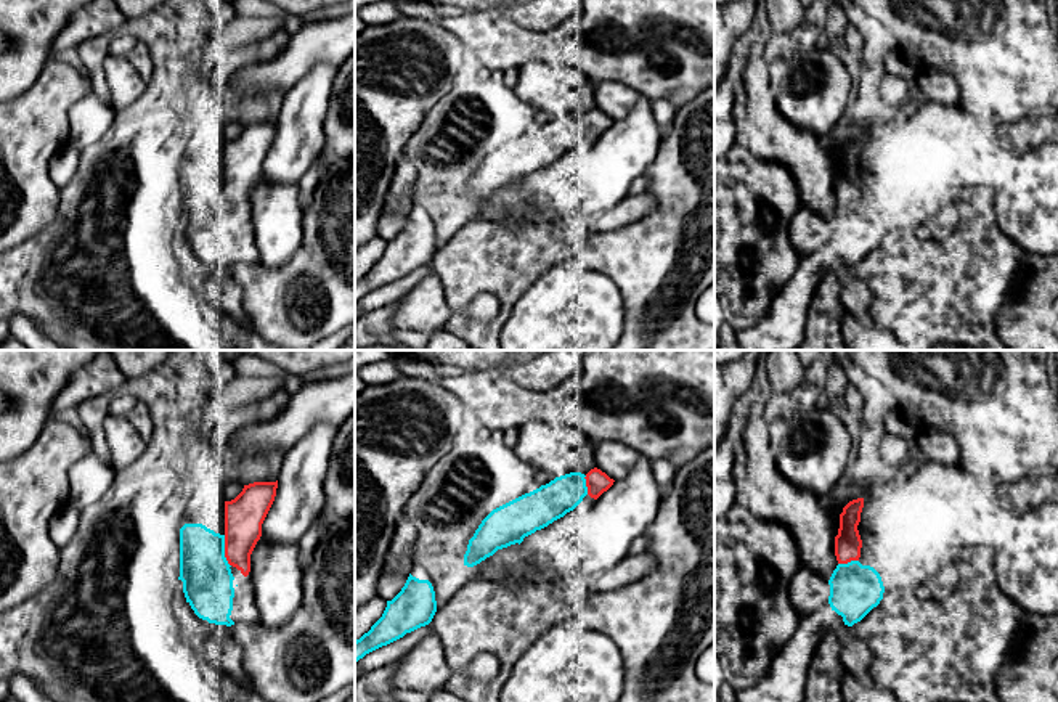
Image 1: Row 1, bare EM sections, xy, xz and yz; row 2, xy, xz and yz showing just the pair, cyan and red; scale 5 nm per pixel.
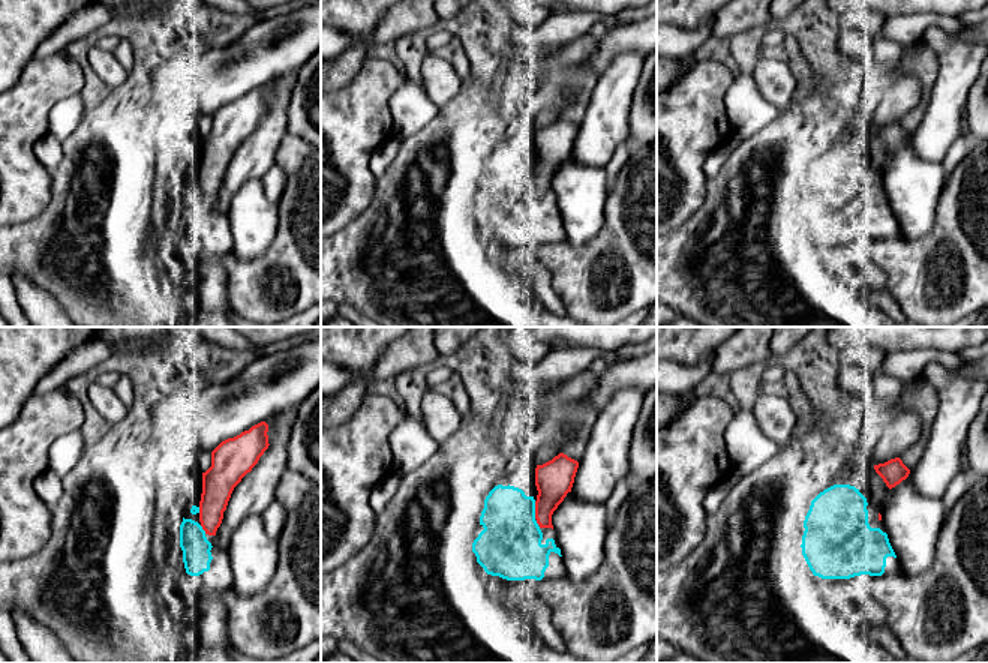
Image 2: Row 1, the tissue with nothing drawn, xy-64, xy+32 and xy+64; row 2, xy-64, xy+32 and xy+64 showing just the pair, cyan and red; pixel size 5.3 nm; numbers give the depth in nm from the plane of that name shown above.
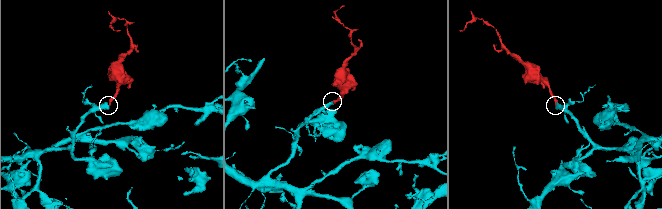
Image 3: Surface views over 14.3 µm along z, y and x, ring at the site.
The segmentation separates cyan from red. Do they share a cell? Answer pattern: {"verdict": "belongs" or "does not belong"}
{"verdict": "belongs"}

